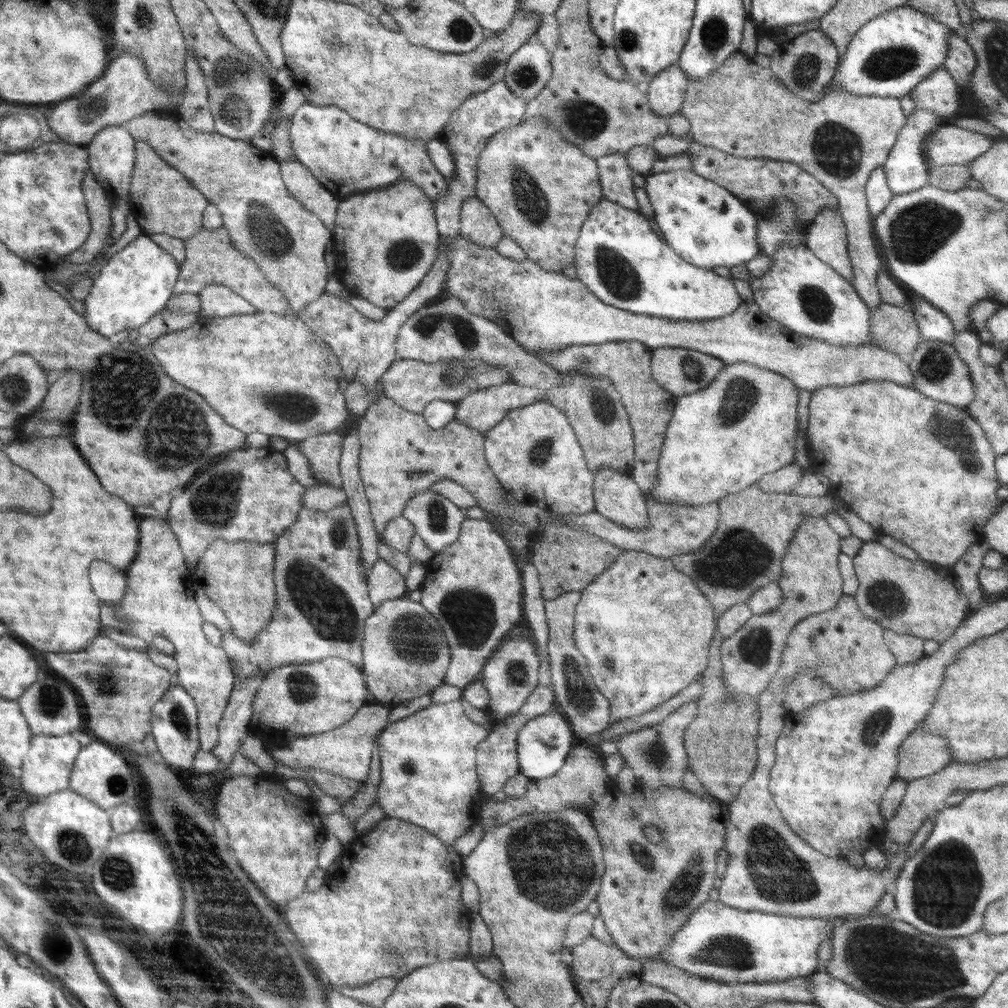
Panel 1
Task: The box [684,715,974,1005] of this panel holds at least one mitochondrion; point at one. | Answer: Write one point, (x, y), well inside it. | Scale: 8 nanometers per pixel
(899, 966)

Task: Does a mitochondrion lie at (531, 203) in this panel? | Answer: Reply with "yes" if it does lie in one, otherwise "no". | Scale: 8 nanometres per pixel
yes

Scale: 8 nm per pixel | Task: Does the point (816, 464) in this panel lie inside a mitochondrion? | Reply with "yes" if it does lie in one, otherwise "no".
no

